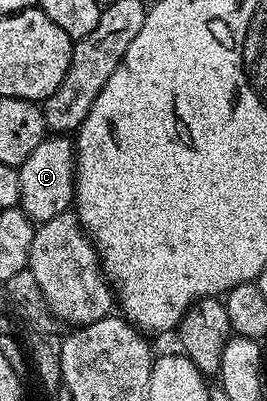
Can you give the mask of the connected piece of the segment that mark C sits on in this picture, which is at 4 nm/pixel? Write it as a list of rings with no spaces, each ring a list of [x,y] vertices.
[[[47,135],[23,159],[19,167],[19,195],[21,204],[19,208],[27,214],[34,223],[50,221],[55,215],[70,212],[74,204],[73,183],[77,175],[77,154],[75,141],[69,135]]]

